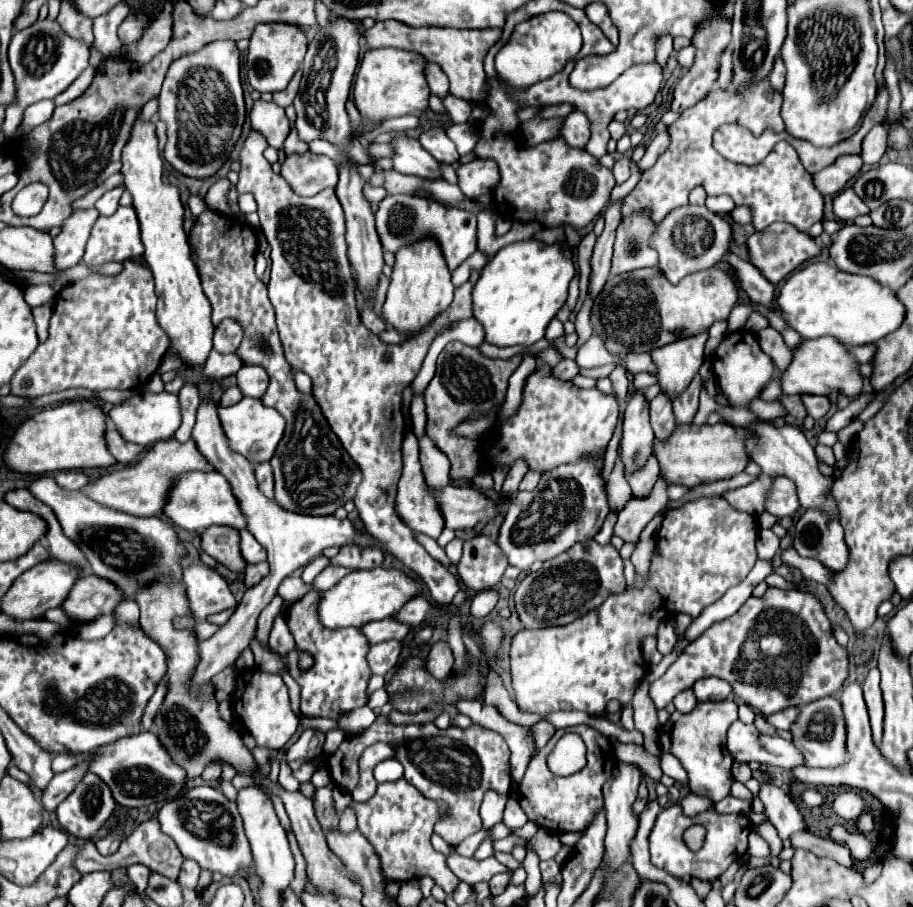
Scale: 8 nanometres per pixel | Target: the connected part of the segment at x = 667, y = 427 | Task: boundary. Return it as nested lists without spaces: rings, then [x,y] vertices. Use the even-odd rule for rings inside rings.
[[[665,393],[651,399],[651,427],[657,439],[667,439],[673,429],[673,409]]]

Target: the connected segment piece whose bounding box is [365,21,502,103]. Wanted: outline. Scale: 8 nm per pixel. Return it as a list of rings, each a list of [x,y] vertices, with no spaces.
[[[377,21],[371,29],[365,31],[365,41],[369,47],[397,47],[407,51],[421,53],[429,63],[437,63],[449,79],[449,93],[471,101],[481,103],[487,99],[487,75],[483,71],[483,59],[491,45],[500,39],[502,29],[475,29],[475,31],[461,31],[461,29],[443,29],[443,27],[409,27],[401,21]]]

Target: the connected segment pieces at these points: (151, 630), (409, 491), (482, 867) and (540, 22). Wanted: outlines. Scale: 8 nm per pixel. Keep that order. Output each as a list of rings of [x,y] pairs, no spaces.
[[[159,583],[155,587],[139,591],[139,597],[135,601],[141,607],[141,629],[155,639],[161,649],[167,655],[167,675],[169,675],[169,693],[155,715],[155,729],[169,751],[169,755],[187,771],[189,779],[195,779],[203,773],[205,765],[211,761],[223,761],[223,763],[233,763],[239,771],[257,771],[257,763],[251,755],[251,751],[243,745],[241,735],[235,733],[229,723],[225,723],[219,717],[217,711],[217,701],[211,691],[211,683],[203,685],[199,691],[189,691],[187,681],[193,675],[199,655],[197,655],[197,639],[193,631],[177,631],[173,629],[173,617],[179,615],[191,615],[185,599],[185,585],[175,583]]]
[[[409,431],[405,435],[405,441],[403,441],[403,475],[401,475],[399,493],[397,493],[397,513],[413,531],[437,539],[441,535],[443,527],[445,527],[445,519],[439,511],[435,511],[435,507],[437,507],[437,503],[429,495],[429,489],[425,487],[425,477],[423,477],[423,471],[421,471],[421,465],[419,465],[417,437]]]
[[[449,855],[449,865],[451,871],[465,883],[475,885],[479,881],[489,881],[495,873],[509,873],[505,865],[501,865],[495,857],[489,857],[485,861],[475,861],[471,857],[461,857],[461,855]]]
[[[553,11],[535,15],[523,23],[519,23],[511,35],[513,39],[497,53],[495,67],[499,79],[513,87],[529,87],[531,83],[539,83],[559,73],[569,59],[575,57],[581,49],[581,31],[579,25],[565,13]]]

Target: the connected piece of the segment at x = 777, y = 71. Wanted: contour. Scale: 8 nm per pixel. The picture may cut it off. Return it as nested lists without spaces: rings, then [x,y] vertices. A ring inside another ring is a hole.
[[[777,59],[777,61],[775,61],[775,67],[773,67],[771,75],[769,75],[771,89],[777,91],[777,93],[781,93],[781,91],[783,91],[783,81],[785,81],[785,67],[783,67],[783,61]]]

